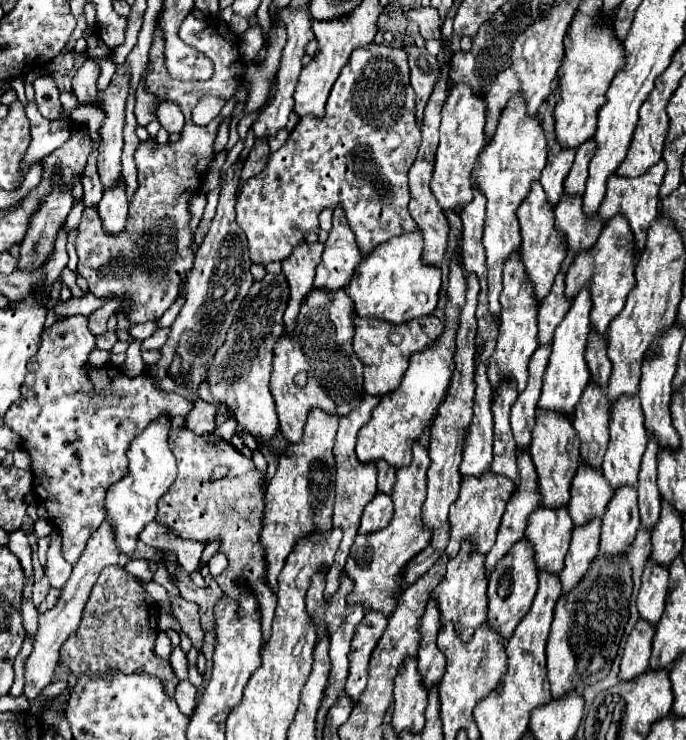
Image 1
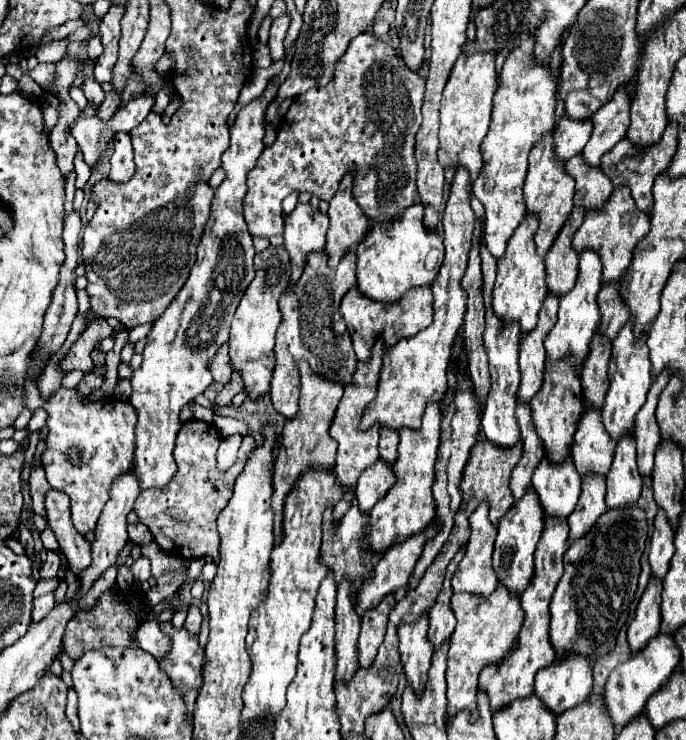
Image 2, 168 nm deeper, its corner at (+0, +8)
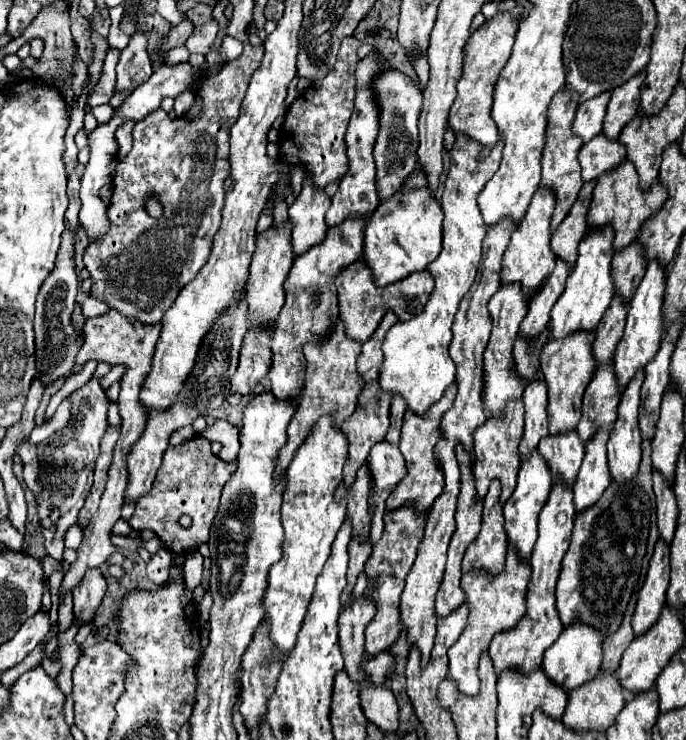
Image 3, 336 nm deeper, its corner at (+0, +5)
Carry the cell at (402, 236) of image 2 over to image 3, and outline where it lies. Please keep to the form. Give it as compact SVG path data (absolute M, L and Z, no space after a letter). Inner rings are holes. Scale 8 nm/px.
M422 169L412 173L404 187L390 199L382 201L364 227L364 255L362 261L372 271L376 287L388 287L428 265L442 251L442 209L430 195L426 175Z

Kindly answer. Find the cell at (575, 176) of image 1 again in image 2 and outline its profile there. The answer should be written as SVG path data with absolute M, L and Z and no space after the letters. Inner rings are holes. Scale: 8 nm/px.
M618 88L616 94L592 116L594 132L588 144L582 150L582 158L594 166L600 164L604 152L608 152L618 140L626 136L630 126L630 98L624 88Z

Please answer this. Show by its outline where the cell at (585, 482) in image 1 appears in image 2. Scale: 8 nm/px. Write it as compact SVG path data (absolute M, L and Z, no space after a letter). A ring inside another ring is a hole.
M588 408L580 418L572 444L572 458L580 476L588 472L606 474L612 464L614 446L616 440L604 428L600 408Z

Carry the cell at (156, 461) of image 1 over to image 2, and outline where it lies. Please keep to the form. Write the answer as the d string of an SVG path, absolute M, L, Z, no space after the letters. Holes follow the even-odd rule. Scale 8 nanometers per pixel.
M268 84L266 90L242 106L242 110L236 114L236 120L230 128L230 148L222 156L222 168L226 170L226 180L216 188L214 200L212 200L212 214L208 218L208 224L204 228L202 240L198 244L198 258L196 264L190 270L190 278L180 290L180 296L172 300L172 304L164 310L160 320L152 324L152 330L146 336L146 348L144 348L144 360L140 370L136 370L130 376L132 382L132 396L130 404L134 406L138 414L138 424L136 424L136 452L134 452L134 464L136 464L136 476L140 480L140 488L154 488L162 484L168 484L172 476L176 474L176 462L172 456L174 450L174 440L178 430L182 428L180 420L180 410L184 404L192 402L198 394L202 394L210 384L212 384L212 374L208 372L206 364L210 356L216 354L216 348L220 344L228 342L228 332L230 332L230 322L234 318L234 312L244 296L244 290L254 278L254 246L252 246L252 236L246 228L244 216L242 216L242 204L244 196L248 192L246 186L246 176L248 172L256 166L256 160L260 158L264 146L264 116L268 106L278 94L278 84Z

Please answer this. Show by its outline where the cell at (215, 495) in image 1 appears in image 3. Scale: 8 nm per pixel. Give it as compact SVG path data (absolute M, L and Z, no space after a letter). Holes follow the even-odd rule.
M198 433L182 445L170 445L164 453L162 467L154 479L152 491L136 503L136 511L128 521L130 527L136 531L154 531L164 549L172 551L174 555L190 555L198 551L200 543L210 541L210 529L220 507L220 495L224 485L232 477L232 471L236 471L236 461L222 461L210 451L210 441ZM180 515L192 517L190 529L182 529L178 525Z

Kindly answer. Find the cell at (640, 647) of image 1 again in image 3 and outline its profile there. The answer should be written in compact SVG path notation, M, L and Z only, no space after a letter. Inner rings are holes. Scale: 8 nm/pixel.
M658 541L654 555L650 559L650 569L646 581L638 593L636 611L632 617L634 635L644 635L660 617L664 603L666 603L666 589L668 589L668 547Z

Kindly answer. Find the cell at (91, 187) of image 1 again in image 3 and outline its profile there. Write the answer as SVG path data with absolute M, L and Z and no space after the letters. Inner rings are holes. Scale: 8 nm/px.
M140 29L130 37L128 47L122 51L120 61L116 65L116 73L118 73L118 81L114 87L116 93L130 93L150 79L152 63L146 53L146 35Z

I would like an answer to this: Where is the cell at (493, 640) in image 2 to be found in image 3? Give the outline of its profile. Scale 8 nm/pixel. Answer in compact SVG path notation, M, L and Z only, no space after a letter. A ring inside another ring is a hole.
M508 553L504 571L498 573L496 577L488 577L484 571L476 573L466 573L462 575L460 587L464 589L466 595L466 605L468 605L468 625L460 639L448 649L448 677L456 681L456 689L460 695L476 697L480 691L480 681L478 681L478 661L482 653L488 649L492 637L500 631L510 631L514 629L520 619L524 617L526 611L526 585L530 579L530 567L528 563L522 563L514 553Z

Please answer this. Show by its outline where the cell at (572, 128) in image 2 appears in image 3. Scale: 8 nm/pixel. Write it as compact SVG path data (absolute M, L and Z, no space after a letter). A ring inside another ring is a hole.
M610 93L598 95L596 99L588 99L588 103L578 105L572 131L582 139L582 143L588 143L602 131L602 119L606 115L606 105L610 101Z

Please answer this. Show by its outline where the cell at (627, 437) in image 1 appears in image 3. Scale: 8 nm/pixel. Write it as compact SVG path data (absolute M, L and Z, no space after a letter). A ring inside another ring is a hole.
M652 261L646 269L644 279L640 281L640 287L636 289L634 299L630 301L630 309L628 309L628 319L626 319L626 327L624 327L624 335L616 347L614 353L614 371L616 371L616 383L620 393L628 387L628 383L636 377L636 373L644 371L644 367L650 363L650 359L654 359L658 347L660 347L660 339L662 339L662 299L664 299L664 277L666 273L662 271L662 267Z

